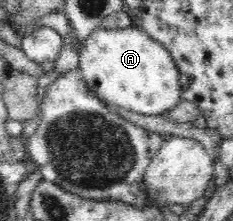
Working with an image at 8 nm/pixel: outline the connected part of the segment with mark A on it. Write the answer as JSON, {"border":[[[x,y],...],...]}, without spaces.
{"border":[[[137,27],[96,29],[79,49],[80,75],[109,105],[142,115],[164,115],[182,100],[181,75],[172,54]]]}

